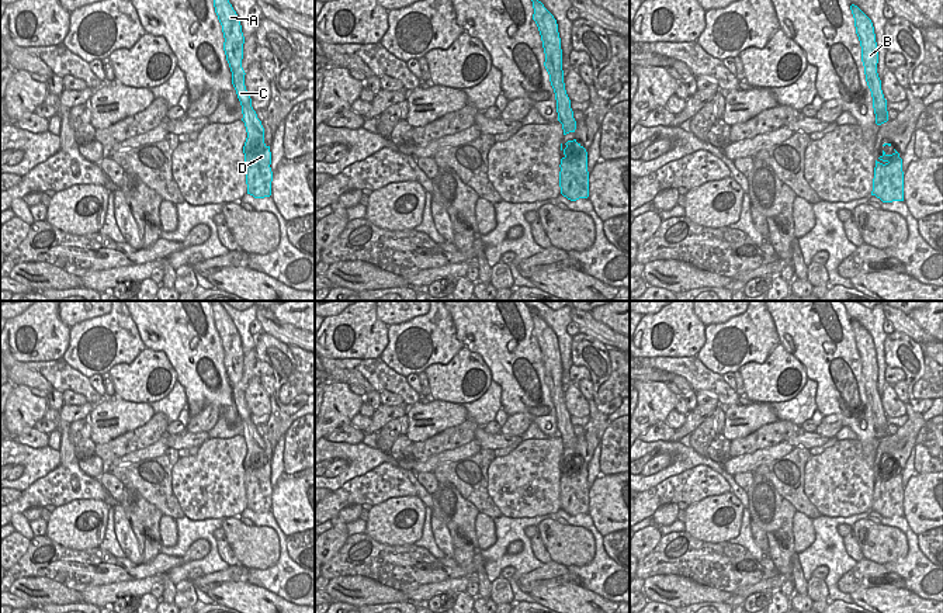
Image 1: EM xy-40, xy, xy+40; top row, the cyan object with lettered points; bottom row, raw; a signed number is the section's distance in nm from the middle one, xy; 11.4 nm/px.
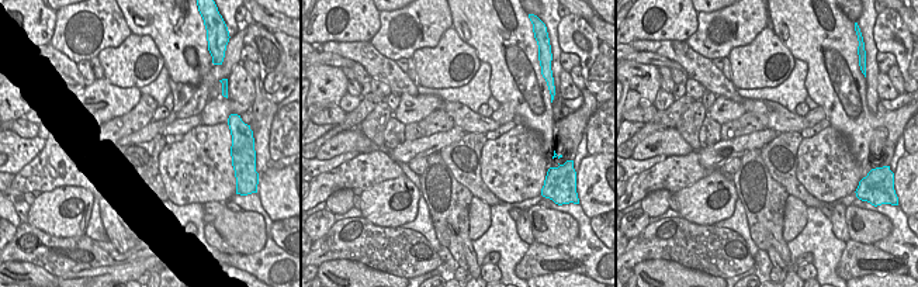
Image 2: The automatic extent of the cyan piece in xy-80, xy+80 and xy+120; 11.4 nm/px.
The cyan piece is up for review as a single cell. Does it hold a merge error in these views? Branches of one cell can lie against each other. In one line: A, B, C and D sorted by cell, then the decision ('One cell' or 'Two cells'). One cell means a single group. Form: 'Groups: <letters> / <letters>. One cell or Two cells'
Groups: A B C D. One cell

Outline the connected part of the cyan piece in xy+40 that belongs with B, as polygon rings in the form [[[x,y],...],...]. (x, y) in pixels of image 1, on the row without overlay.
[[[854,319],[850,321],[856,349],[861,361],[861,377],[864,381],[864,389],[867,401],[873,412],[873,423],[876,429],[876,439],[881,440],[888,436],[887,415],[881,405],[881,395],[877,388],[878,367],[876,349],[871,335]]]

